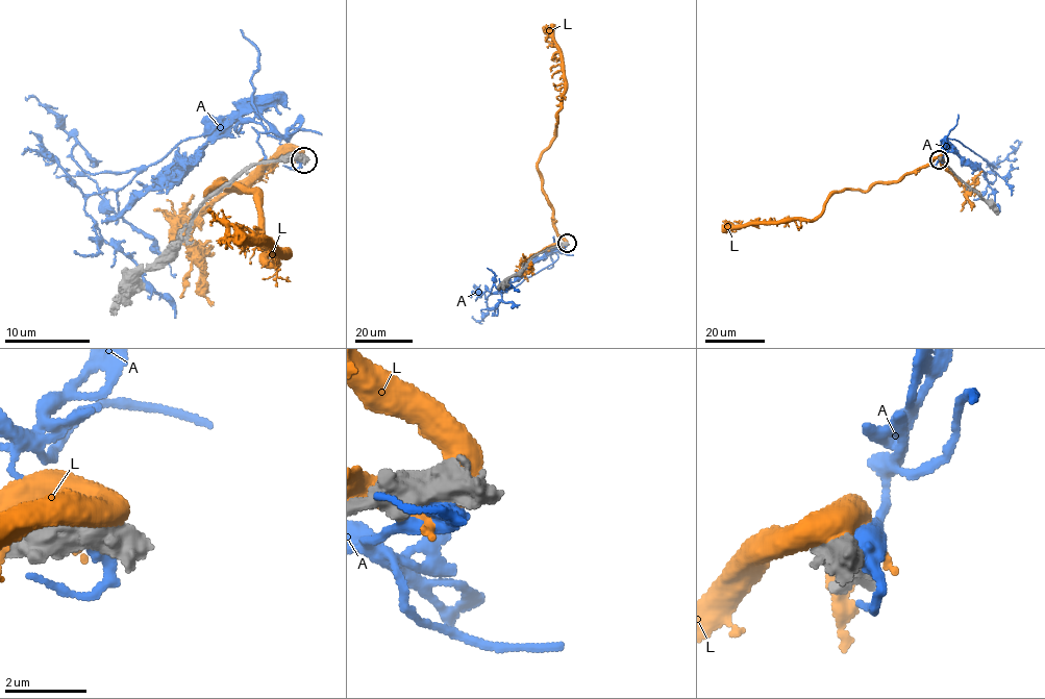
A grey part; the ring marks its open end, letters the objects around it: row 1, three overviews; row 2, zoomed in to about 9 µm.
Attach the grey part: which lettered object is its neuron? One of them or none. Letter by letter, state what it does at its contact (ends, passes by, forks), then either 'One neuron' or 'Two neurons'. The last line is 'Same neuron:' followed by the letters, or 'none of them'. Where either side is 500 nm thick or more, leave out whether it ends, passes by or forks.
A: Two neurons
L: Two neurons
Same neuron: none of them

